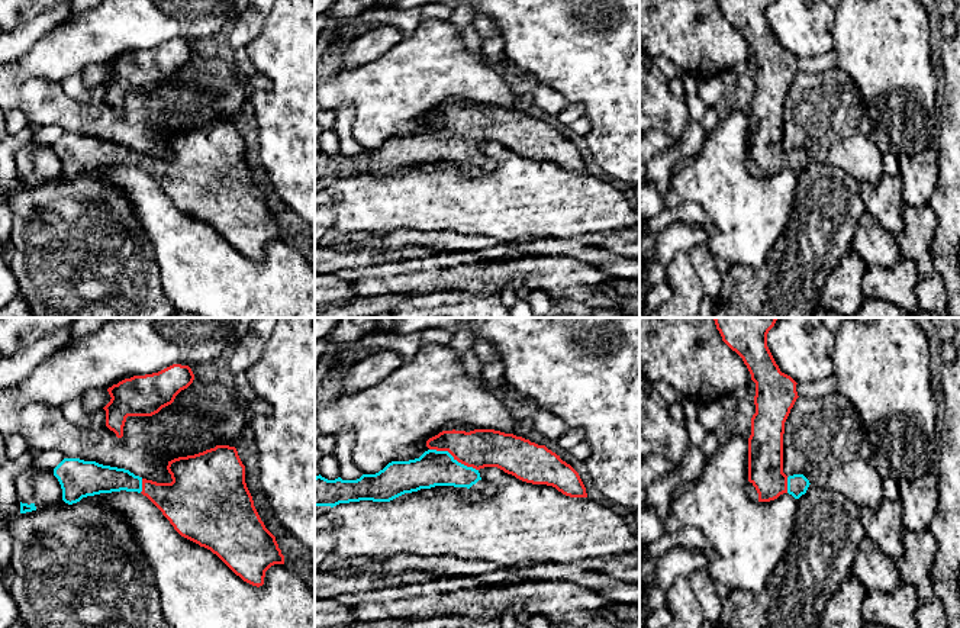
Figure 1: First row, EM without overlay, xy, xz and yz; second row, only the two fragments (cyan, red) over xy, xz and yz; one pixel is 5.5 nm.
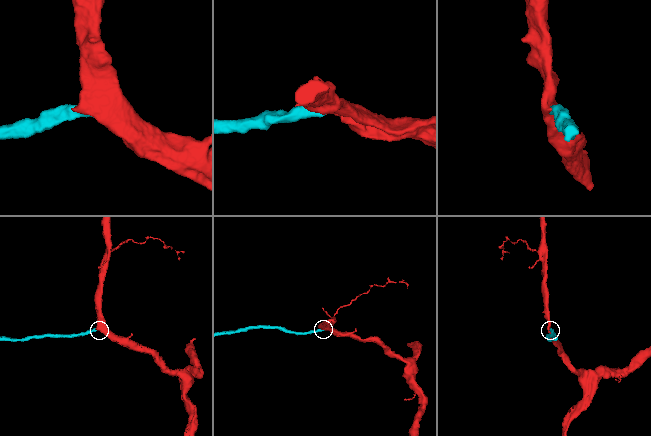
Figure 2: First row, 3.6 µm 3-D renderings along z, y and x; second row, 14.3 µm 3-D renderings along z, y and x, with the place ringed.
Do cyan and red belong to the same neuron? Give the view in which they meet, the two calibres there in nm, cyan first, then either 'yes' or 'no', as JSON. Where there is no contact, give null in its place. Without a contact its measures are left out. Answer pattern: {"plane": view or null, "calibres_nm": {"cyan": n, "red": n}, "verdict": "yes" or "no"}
{"plane": "xz", "calibres_nm": {"cyan": 190, "red": 220}, "verdict": "yes"}

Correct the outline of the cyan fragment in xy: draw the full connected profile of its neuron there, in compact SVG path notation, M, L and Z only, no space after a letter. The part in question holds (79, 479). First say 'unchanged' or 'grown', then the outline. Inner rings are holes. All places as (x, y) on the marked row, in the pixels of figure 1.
grown; M216 445L168 461L171 483L157 483L129 470L96 461L64 458L54 476L68 505L112 492L146 496L184 538L210 550L236 576L262 586L265 571L284 564L276 537L261 521L245 483L245 466L235 447Z

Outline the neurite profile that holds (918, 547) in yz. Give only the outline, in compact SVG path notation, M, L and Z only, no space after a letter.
M902 531L902 555L896 564L902 582L915 587L919 603L935 598L930 577L935 553L937 542L930 531Z

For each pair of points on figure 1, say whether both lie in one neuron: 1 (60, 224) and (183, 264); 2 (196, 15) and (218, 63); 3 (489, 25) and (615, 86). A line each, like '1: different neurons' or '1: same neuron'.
1: different neurons
2: different neurons
3: different neurons

